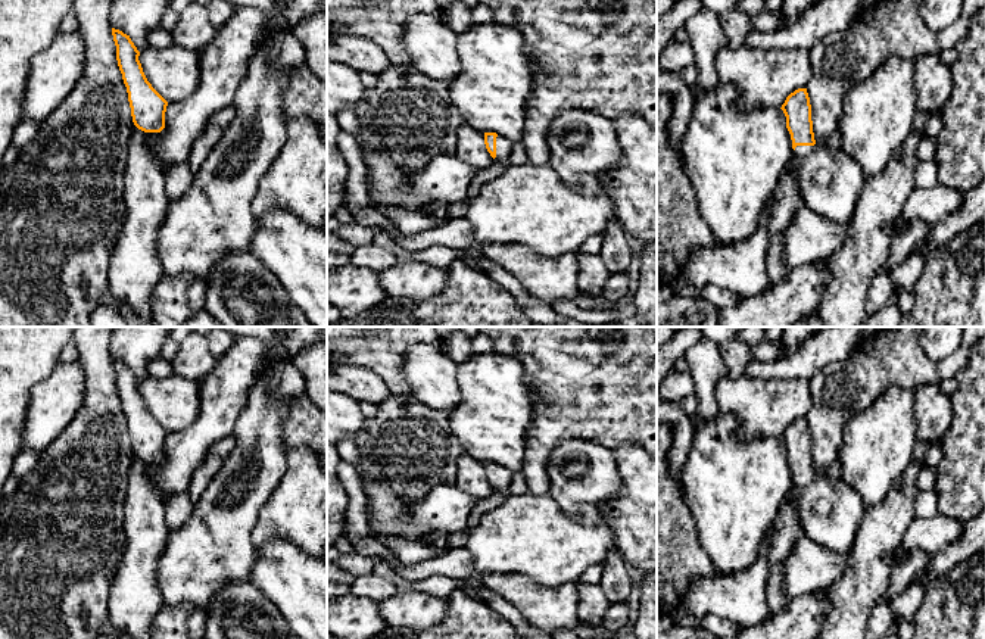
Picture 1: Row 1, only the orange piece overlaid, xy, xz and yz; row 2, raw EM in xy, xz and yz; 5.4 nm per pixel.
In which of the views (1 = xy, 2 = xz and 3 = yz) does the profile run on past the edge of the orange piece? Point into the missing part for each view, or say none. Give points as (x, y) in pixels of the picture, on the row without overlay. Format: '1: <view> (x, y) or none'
1: none
2: xz (504, 476)
3: yz (831, 511)

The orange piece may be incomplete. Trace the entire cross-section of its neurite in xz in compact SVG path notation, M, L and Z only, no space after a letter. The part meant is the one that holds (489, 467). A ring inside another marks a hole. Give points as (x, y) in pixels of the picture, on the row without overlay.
M484 462L484 474L495 492L506 492L512 471L496 462Z

